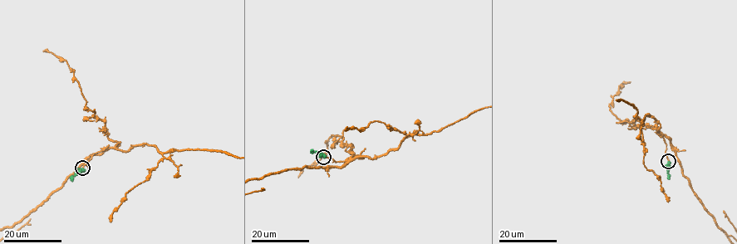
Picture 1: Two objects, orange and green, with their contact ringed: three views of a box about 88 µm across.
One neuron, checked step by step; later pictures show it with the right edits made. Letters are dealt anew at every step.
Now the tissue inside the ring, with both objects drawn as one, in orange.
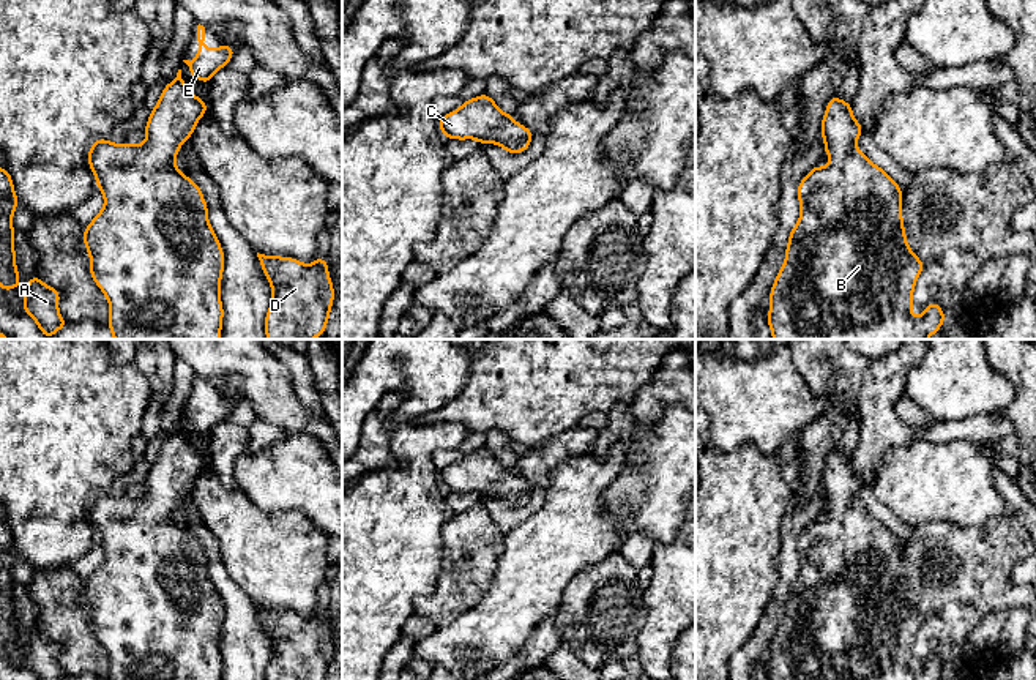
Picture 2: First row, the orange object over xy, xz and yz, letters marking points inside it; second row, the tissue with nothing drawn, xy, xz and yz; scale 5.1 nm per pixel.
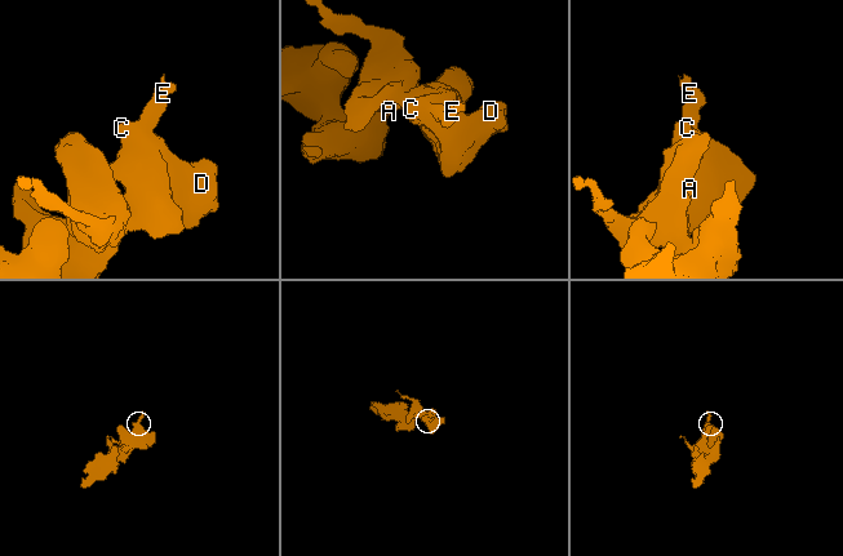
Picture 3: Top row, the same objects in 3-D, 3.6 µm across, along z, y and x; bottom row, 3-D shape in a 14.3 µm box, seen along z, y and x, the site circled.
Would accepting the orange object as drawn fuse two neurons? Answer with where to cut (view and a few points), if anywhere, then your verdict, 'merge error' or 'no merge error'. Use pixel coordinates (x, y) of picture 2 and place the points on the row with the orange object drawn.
no cut; no merge error

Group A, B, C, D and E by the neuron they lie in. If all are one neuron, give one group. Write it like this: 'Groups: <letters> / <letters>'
Groups: A B C D E

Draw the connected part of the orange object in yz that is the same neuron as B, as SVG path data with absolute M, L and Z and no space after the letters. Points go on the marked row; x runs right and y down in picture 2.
M836 95L828 101L822 120L822 139L825 142L825 153L829 156L829 164L825 167L812 167L811 172L798 185L798 200L801 215L796 226L788 235L785 248L785 262L781 267L776 281L770 290L771 306L766 314L773 339L927 339L935 334L946 317L940 305L929 303L921 317L911 314L913 290L921 275L924 263L910 249L902 219L902 188L878 166L856 147L856 139L864 133L852 112L852 103L845 103Z

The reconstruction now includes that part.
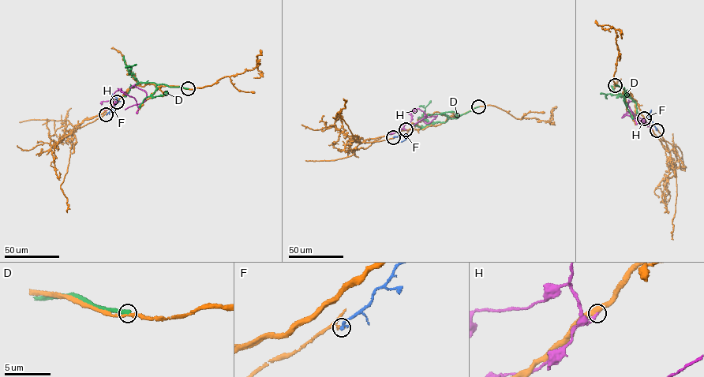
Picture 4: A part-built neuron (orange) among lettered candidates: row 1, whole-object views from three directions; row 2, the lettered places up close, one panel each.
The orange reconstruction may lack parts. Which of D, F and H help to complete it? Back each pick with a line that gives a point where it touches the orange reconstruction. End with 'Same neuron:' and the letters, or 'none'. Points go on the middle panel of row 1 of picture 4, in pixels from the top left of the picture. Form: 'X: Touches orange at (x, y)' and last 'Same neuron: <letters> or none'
Same neuron: none

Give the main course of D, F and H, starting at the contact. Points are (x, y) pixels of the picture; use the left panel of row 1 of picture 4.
D: (187, 88), (140, 82), (129, 71), (131, 65), (136, 65)
F: (106, 114), (117, 102), (117, 98), (111, 95)
H: (117, 102), (114, 94), (121, 88), (134, 98), (137, 105), (144, 101), (146, 92), (133, 85), (130, 87)

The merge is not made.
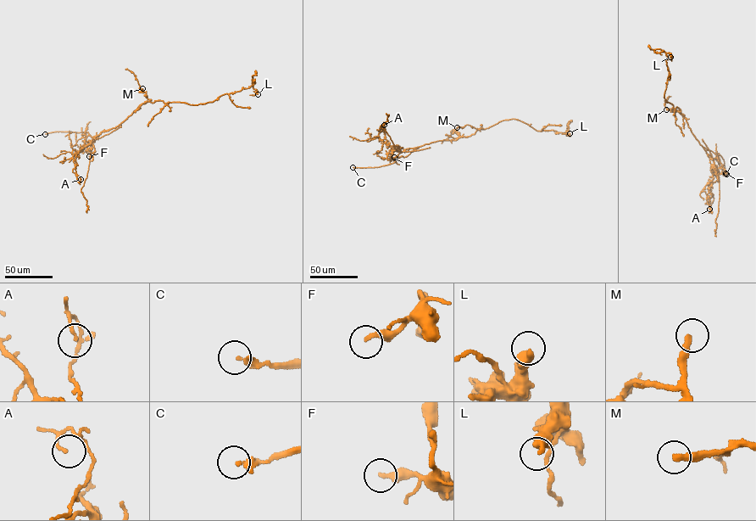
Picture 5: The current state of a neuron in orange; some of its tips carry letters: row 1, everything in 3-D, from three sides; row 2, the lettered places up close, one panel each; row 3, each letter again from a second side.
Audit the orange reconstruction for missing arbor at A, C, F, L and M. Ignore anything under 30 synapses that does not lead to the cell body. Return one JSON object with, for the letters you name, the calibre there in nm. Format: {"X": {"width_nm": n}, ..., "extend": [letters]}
{"C": {"width_nm": 280}, "M": {"width_nm": 240}, "extend": ["C", "M"]}

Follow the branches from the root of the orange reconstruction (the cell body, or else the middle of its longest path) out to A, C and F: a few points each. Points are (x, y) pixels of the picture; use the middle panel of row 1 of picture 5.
A: (449, 140), (430, 142), (400, 153), (397, 147), (380, 138), (380, 127), (384, 125)
C: (449, 140), (405, 149), (394, 162), (386, 165), (352, 167)
F: (449, 140), (424, 144), (407, 156), (394, 157)

